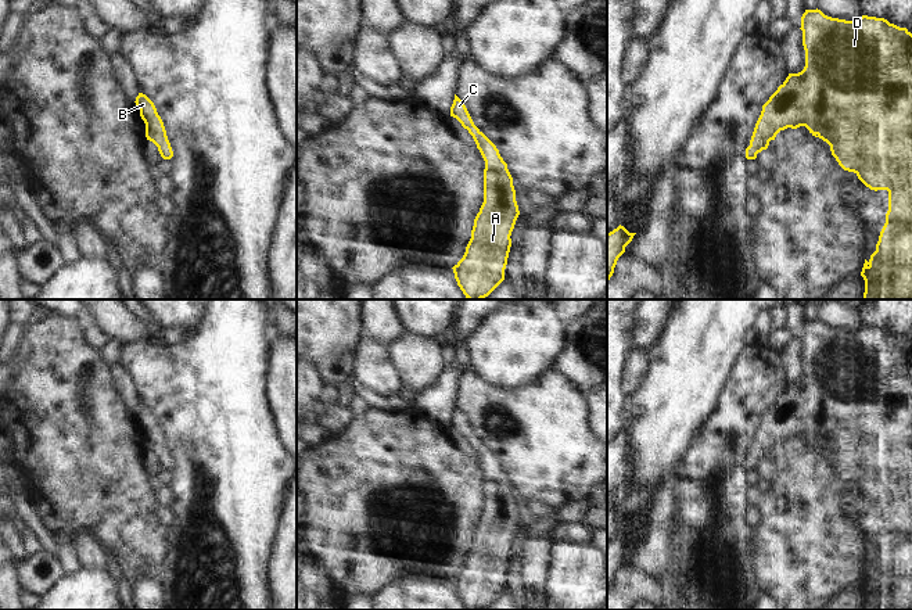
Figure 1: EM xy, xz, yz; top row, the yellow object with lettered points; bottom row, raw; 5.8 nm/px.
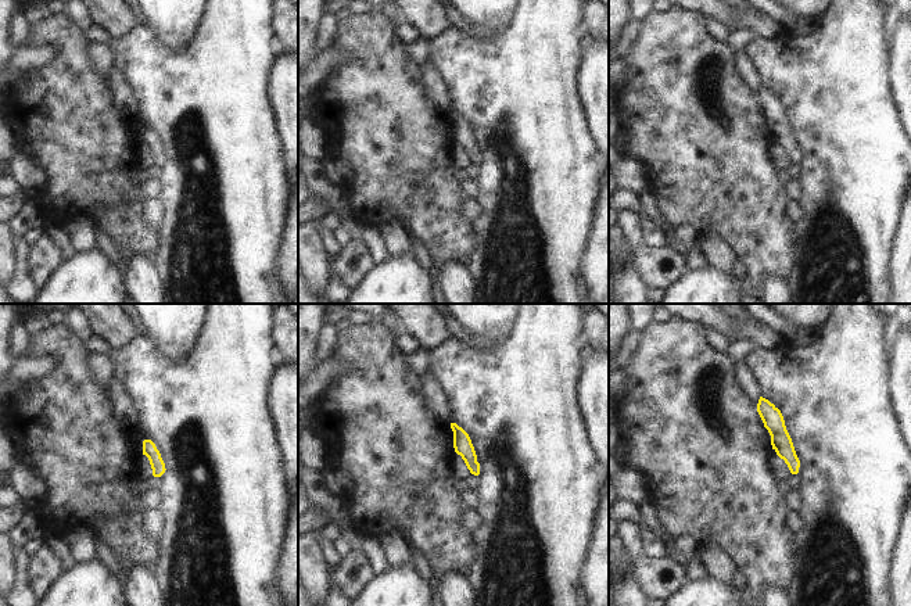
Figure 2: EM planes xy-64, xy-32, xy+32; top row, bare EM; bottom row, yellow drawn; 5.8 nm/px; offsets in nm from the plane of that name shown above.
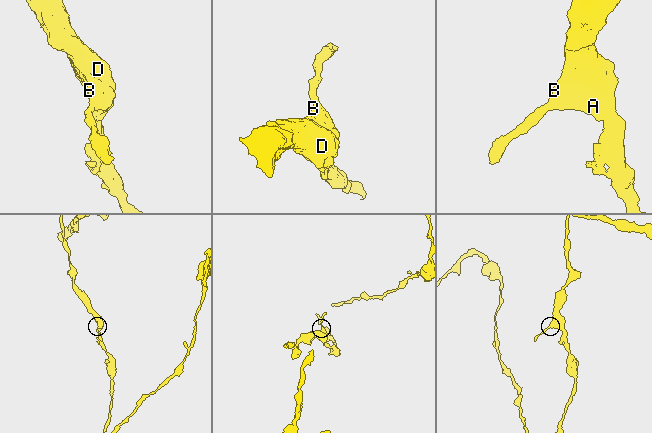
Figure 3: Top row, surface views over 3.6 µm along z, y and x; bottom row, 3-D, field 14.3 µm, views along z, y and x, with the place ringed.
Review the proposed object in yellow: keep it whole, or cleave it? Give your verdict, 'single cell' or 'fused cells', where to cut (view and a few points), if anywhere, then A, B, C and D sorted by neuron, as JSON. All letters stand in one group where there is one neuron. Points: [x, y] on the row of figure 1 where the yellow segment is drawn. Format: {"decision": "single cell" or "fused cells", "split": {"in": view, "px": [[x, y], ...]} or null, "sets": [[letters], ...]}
{"decision": "single cell", "split": null, "sets": [["A", "B", "C", "D"]]}

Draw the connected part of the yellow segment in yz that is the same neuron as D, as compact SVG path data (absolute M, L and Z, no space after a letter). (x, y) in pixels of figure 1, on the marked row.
M805 10L801 17L803 46L805 50L805 67L798 73L789 73L786 80L762 105L761 115L755 123L750 146L746 148L746 158L755 159L757 154L766 150L771 140L775 140L780 130L787 128L797 129L805 126L815 137L822 139L830 146L832 155L839 165L848 172L854 172L858 179L870 190L888 191L888 211L886 223L880 232L876 251L870 259L863 263L861 276L865 280L865 293L862 299L912 299L912 33L906 28L890 24L884 18L862 15L857 21L845 21L825 15L821 10Z

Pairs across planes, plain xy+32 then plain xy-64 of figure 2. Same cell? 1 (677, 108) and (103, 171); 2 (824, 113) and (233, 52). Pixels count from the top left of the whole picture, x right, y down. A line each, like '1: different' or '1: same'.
1: same
2: same

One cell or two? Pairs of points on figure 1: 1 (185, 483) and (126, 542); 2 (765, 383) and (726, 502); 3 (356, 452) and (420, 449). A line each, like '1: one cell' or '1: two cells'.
1: two cells
2: one cell
3: one cell

